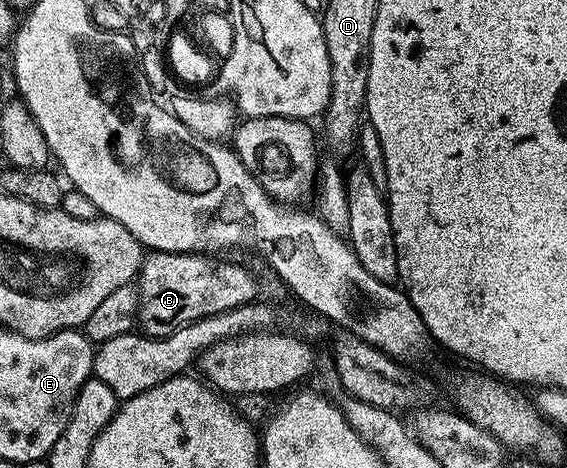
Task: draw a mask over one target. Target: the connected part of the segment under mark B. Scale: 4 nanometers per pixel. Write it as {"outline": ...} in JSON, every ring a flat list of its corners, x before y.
{"outline":[[156,251,142,261,138,283,142,296,140,327,151,337,165,337,197,319,236,309,259,298,258,283,246,267,210,253]]}

